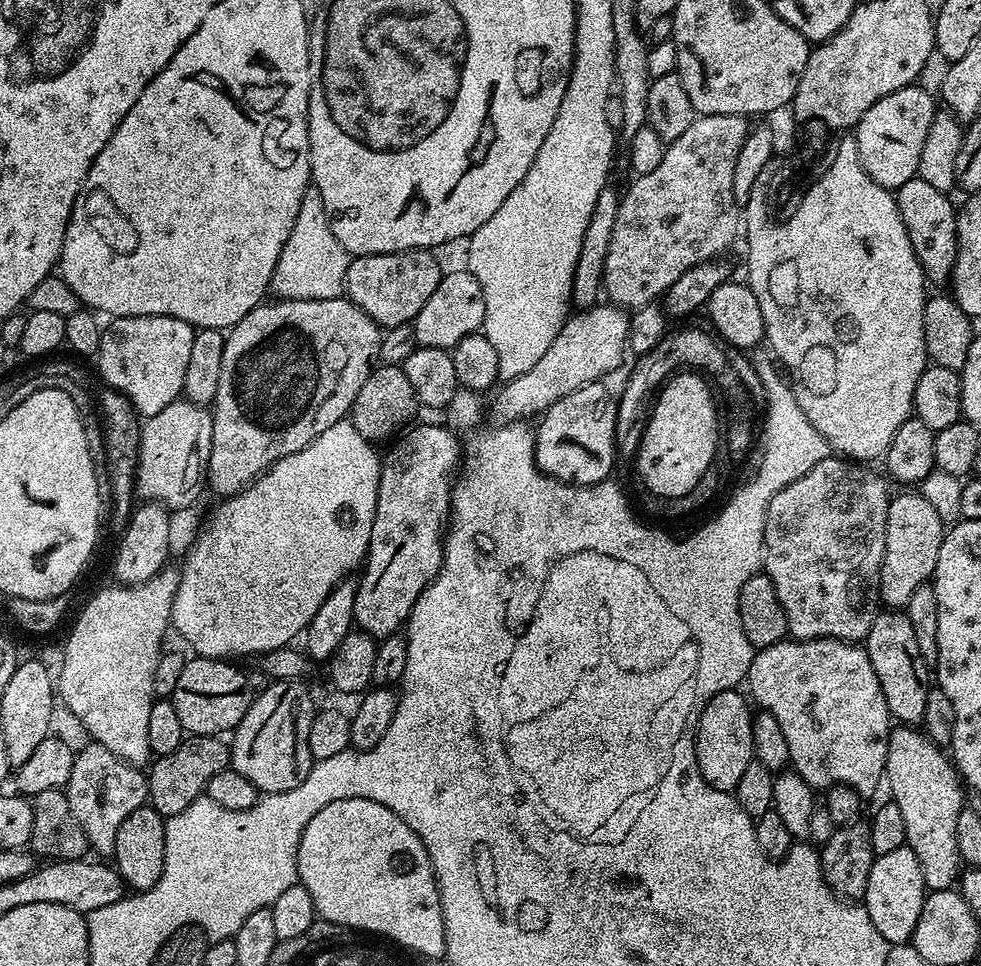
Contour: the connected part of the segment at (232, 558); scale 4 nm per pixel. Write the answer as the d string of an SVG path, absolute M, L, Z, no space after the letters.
M342 419L330 430L322 430L310 446L301 452L290 454L272 465L263 476L252 481L251 485L235 496L219 501L220 505L212 512L208 525L200 532L200 537L192 544L188 557L184 560L184 568L179 569L180 585L174 594L172 603L171 627L193 648L196 656L209 658L236 658L232 656L252 656L263 654L275 648L286 648L293 643L296 635L303 633L309 622L318 614L318 606L326 602L326 598L338 586L341 580L351 577L352 571L365 563L370 542L370 530L374 526L376 499L378 498L378 482L380 481L381 457L376 456L377 450L366 438L355 429L347 419Z

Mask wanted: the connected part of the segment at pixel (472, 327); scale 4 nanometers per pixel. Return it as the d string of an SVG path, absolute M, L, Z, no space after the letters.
M467 270L461 272L445 271L438 282L438 290L430 294L426 306L418 310L414 327L416 343L421 348L452 349L462 338L481 331L486 314L486 298L482 286L478 286L478 278Z

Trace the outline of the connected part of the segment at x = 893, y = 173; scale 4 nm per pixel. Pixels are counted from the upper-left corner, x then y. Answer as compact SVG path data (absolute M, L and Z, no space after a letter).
M919 83L908 84L902 90L894 90L894 94L886 94L886 98L878 98L855 126L854 139L862 166L883 188L901 188L917 176L918 158L922 158L930 122L934 122L938 111L937 97L920 87Z

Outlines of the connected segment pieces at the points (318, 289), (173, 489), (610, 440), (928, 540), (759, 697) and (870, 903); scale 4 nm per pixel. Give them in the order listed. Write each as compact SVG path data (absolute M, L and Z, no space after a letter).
M314 186L302 194L302 206L298 206L298 218L282 254L278 254L278 266L272 275L273 293L286 300L329 300L344 292L344 279L350 254L334 238L334 230L328 221L329 214L322 202L322 194Z
M179 399L158 414L147 417L140 430L135 491L141 499L175 512L193 504L204 488L213 446L211 411Z
M597 382L587 384L570 394L566 398L558 398L554 406L550 406L539 417L540 429L535 429L536 438L536 466L541 472L560 480L564 484L601 484L613 474L612 463L617 463L616 450L616 406L615 395L608 393L607 383Z
M904 490L901 496L893 495L886 514L886 550L880 567L880 603L888 610L907 609L910 598L918 586L929 583L936 574L938 550L946 525L944 519L930 506L925 496L916 490Z
M791 638L779 640L777 644L759 649L753 655L752 665L748 671L746 688L750 693L751 699L755 703L757 700L760 703L759 707L763 711L774 714L774 719L777 720L778 726L782 726L782 734L786 737L786 746L790 746L791 767L813 790L827 790L833 788L835 784L845 784L847 788L853 788L862 798L868 798L868 796L875 794L876 787L882 784L885 779L884 767L886 766L886 754L888 753L890 717L886 706L886 698L882 694L882 686L878 682L878 674L874 674L874 666L870 666L868 653L859 643L847 640L793 640Z
M905 846L898 850L890 850L890 854L876 857L870 870L870 882L866 882L862 905L869 912L875 929L882 934L888 945L904 946L911 941L914 926L918 926L918 914L922 914L925 895L922 866L918 866L914 850Z

